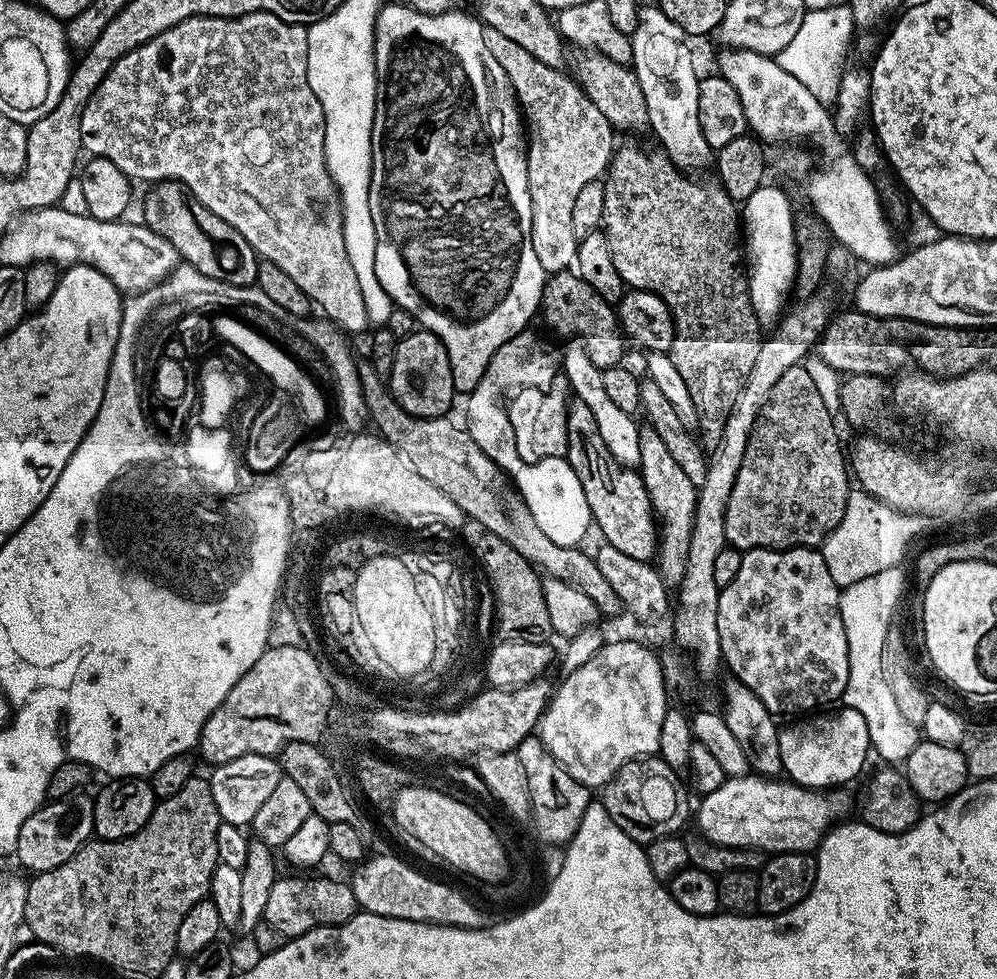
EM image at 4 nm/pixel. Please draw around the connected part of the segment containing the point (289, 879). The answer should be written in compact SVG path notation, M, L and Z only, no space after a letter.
M320 874L281 875L270 886L270 898L266 901L263 921L274 930L280 931L287 938L295 938L315 928L329 928L335 924L342 925L354 918L358 905L354 898L351 883L340 880L327 880Z

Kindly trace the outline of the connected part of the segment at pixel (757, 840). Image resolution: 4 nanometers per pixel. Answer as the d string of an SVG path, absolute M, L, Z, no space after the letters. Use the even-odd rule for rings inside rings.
M759 774L729 776L718 790L703 793L700 809L695 809L694 824L700 827L699 835L705 840L727 848L754 848L757 852L812 852L819 849L820 841L828 833L828 816L836 812L836 804L828 800L829 793L818 788L803 788L787 778L769 778Z

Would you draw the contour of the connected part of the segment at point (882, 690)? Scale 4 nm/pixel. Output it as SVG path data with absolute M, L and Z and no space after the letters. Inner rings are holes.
M895 567L879 570L860 582L854 582L849 588L843 589L840 594L840 613L842 614L842 626L846 626L846 642L850 650L850 678L846 682L846 690L842 697L847 707L858 710L862 718L866 718L866 730L870 734L870 745L884 762L903 762L907 760L910 750L918 743L917 725L906 722L905 716L898 711L898 705L894 703L894 693L886 683L886 674L882 674L882 646L886 646L886 634L894 623L892 616L896 612L896 603L904 596L904 568Z

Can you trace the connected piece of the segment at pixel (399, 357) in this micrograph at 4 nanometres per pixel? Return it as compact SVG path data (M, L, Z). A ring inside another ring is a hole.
M417 330L395 345L390 391L411 416L443 416L449 411L457 391L446 346L434 333Z

